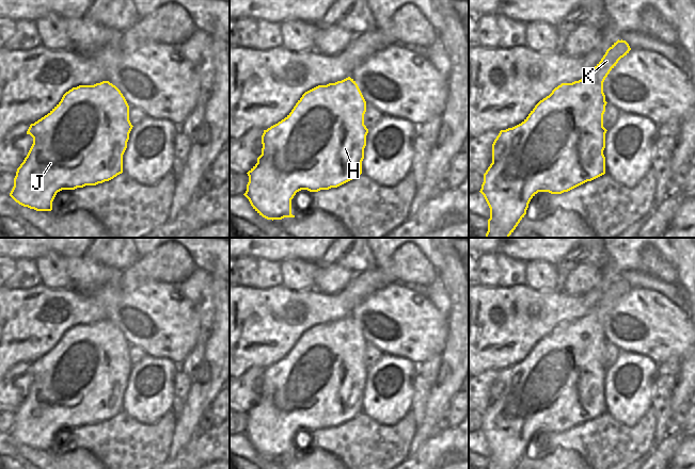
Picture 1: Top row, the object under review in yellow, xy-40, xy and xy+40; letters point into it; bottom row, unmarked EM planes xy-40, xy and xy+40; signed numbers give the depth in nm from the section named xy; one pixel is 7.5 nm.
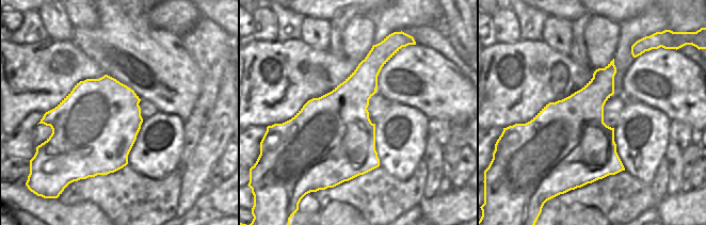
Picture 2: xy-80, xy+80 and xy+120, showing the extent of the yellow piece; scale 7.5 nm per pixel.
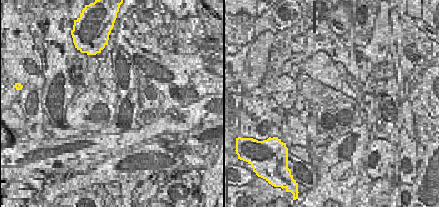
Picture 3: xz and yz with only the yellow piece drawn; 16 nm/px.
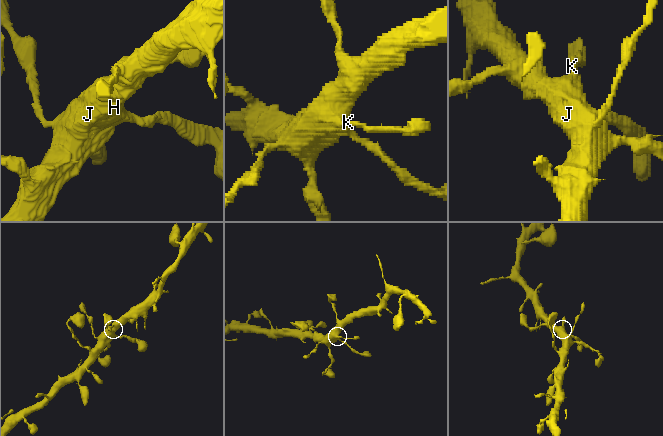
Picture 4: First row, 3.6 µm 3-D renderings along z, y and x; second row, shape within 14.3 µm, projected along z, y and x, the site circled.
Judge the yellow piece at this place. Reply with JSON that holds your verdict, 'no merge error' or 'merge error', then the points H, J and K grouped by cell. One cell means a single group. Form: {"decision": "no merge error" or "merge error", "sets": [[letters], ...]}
{"decision": "no merge error", "sets": [["H", "J", "K"]]}

